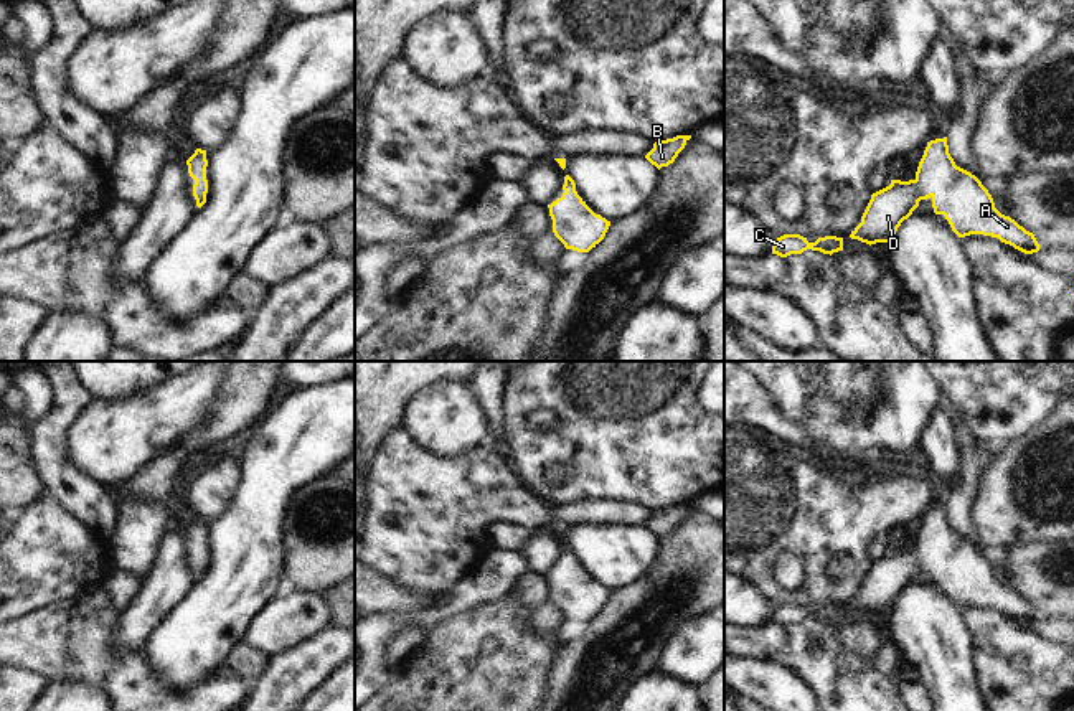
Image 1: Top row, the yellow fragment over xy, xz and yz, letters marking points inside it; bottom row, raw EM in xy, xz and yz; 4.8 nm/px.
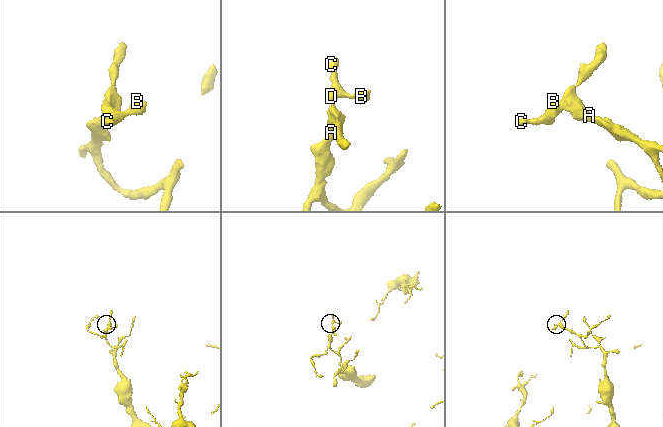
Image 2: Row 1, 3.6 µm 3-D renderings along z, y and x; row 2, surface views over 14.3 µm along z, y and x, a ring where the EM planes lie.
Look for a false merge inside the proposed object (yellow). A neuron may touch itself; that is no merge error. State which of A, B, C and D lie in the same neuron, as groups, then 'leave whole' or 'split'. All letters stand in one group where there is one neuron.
A B C D; leave whole

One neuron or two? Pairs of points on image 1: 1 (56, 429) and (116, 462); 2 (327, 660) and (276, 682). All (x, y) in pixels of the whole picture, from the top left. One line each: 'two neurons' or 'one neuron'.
1: two neurons
2: one neuron

